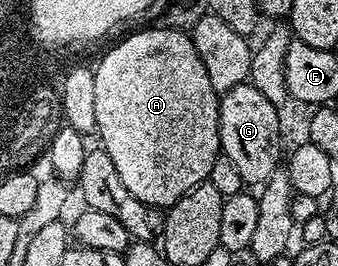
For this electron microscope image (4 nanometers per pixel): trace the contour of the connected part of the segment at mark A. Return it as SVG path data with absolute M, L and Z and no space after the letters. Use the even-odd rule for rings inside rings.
M146 26L143 32L134 32L126 36L115 48L110 48L102 56L102 61L94 68L96 78L96 136L99 136L101 147L105 148L108 158L116 165L116 174L120 174L120 182L132 190L132 194L141 204L152 208L169 210L184 194L188 194L200 183L209 181L212 162L220 155L218 143L218 102L219 93L214 91L208 78L208 70L204 70L204 62L196 54L196 46L186 32L177 32L175 28L165 26Z

